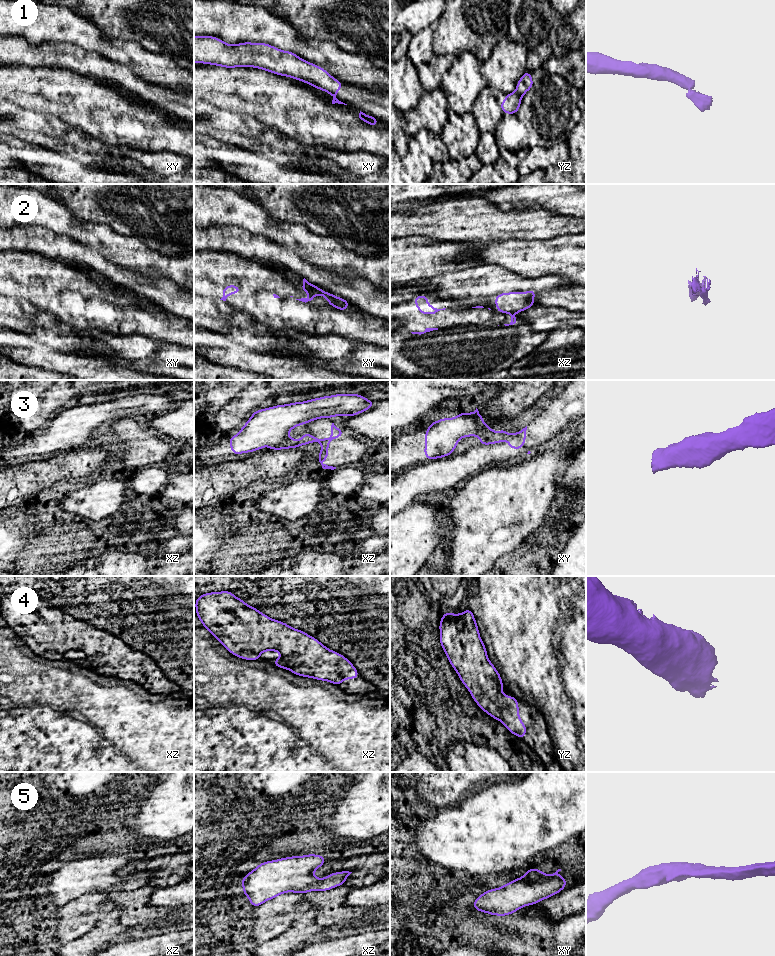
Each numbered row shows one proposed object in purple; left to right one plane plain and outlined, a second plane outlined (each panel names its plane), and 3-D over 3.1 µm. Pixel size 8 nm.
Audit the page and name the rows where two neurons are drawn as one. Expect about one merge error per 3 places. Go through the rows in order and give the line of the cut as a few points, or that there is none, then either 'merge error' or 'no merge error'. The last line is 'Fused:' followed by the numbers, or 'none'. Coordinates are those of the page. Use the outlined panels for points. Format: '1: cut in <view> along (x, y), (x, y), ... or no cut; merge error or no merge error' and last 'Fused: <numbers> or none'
1: cut in yz along (515, 91), (521, 98); merge error
2: cut in xy along (309, 291), (323, 291), (327, 295); merge error
3: cut in xz along (288, 438), (269, 446); merge error
4: no cut; no merge error
5: no cut; no merge error
Fused: 1, 2, 3

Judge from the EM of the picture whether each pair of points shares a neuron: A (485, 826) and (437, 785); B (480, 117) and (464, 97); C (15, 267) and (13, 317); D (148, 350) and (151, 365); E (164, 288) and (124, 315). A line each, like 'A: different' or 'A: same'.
A: different
B: different
C: different
D: different
E: different

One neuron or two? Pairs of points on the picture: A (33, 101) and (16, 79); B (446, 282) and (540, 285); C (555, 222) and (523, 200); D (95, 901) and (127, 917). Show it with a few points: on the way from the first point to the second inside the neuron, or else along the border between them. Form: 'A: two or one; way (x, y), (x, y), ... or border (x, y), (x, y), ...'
A: one; way (32, 96), (21, 84)
B: one; way (469, 286), (517, 286)
C: two; border (509, 210), (542, 207), (555, 212)
D: two; border (107, 894), (118, 905)

